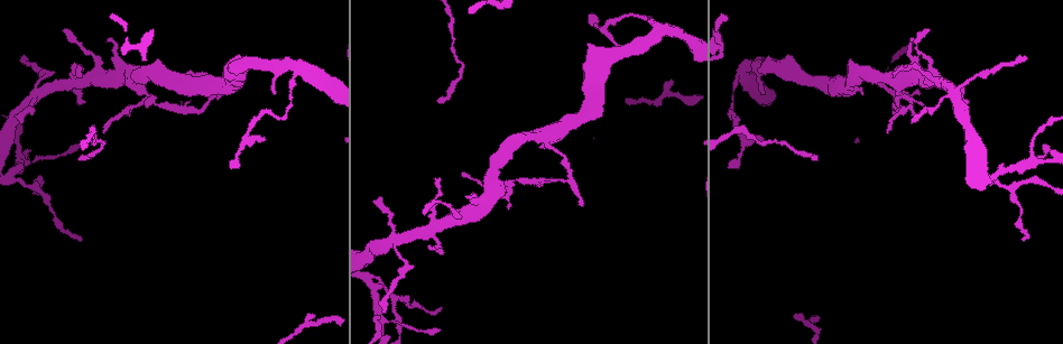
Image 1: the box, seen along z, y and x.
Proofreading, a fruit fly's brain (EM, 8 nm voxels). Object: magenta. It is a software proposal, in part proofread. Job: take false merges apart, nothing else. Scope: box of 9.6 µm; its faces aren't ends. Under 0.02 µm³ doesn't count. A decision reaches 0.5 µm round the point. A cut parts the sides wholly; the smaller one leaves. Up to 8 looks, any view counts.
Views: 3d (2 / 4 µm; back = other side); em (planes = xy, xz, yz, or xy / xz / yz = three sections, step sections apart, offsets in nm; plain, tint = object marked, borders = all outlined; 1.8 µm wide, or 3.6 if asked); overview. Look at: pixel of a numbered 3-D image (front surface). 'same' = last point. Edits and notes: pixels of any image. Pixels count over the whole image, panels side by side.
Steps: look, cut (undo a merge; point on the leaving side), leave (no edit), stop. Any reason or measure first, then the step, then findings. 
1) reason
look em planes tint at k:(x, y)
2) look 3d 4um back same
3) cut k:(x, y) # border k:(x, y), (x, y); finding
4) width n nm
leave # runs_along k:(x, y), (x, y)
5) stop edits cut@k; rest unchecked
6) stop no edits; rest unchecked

a fork
look em 3.6um planes tint at 1:(377, 317)

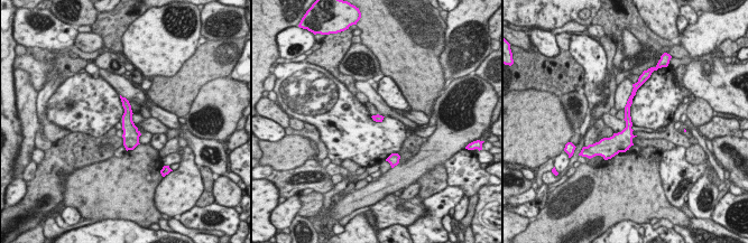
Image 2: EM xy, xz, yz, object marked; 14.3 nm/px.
leave # runs_along 2:(125, 102), (130, 147); all the same cell

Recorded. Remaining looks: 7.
small branch off a trunk
look em xy step 4 tint at 1:(897, 79)

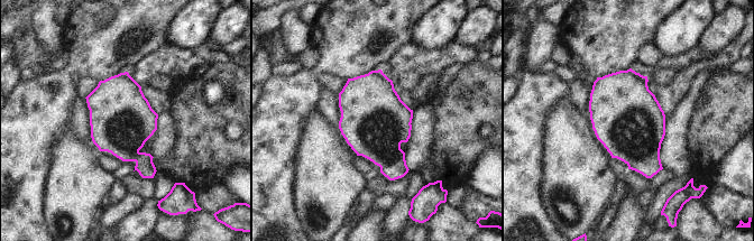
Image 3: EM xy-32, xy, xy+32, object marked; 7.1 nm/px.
leave # all the same cell

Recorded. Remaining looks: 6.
closes a loop
look 3d 2um at 1:(565, 180)

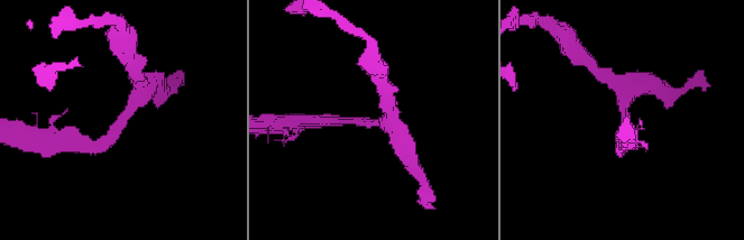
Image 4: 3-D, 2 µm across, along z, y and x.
look em planes plain at 4:(366, 127)

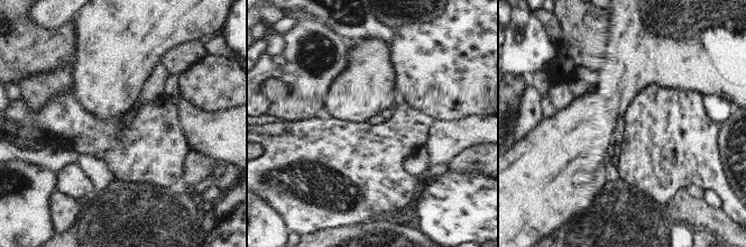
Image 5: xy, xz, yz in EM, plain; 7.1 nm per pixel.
look em planes tint same

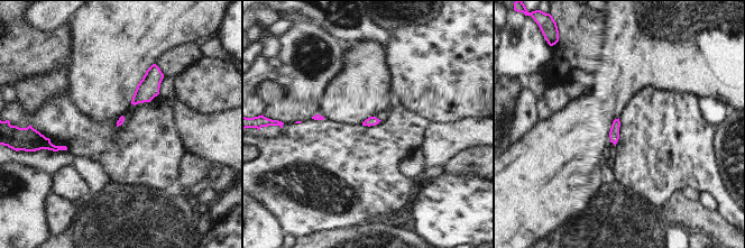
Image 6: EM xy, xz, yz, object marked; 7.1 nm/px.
leave # one cell here

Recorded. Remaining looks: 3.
sudden change in width
look em planes tint at 1:(745, 67)

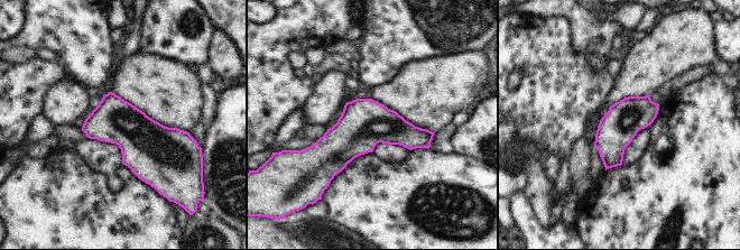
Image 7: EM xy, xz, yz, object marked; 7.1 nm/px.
leave # one cell here

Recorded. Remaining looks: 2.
stop no edits; rest unchecked

